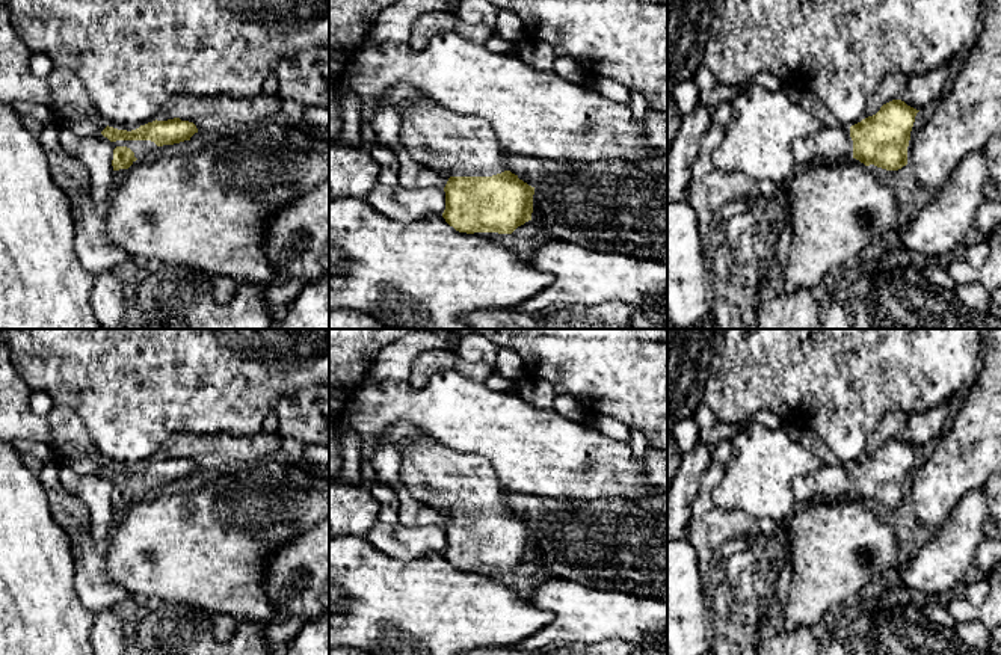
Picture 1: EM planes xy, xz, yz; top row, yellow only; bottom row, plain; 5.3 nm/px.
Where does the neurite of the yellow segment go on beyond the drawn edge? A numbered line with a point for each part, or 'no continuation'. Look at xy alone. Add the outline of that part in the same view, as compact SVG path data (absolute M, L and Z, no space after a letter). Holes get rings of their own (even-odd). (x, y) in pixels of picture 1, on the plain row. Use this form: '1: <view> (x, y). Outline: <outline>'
1: xy (138, 485). Outline: M116 478L112 480L113 484L127 484L134 490L136 497L142 497L143 492L159 486L154 480L151 478Z

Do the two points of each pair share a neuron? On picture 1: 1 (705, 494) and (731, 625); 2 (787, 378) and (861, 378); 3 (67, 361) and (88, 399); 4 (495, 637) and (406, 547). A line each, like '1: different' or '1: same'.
1: same
2: same
3: same
4: different

